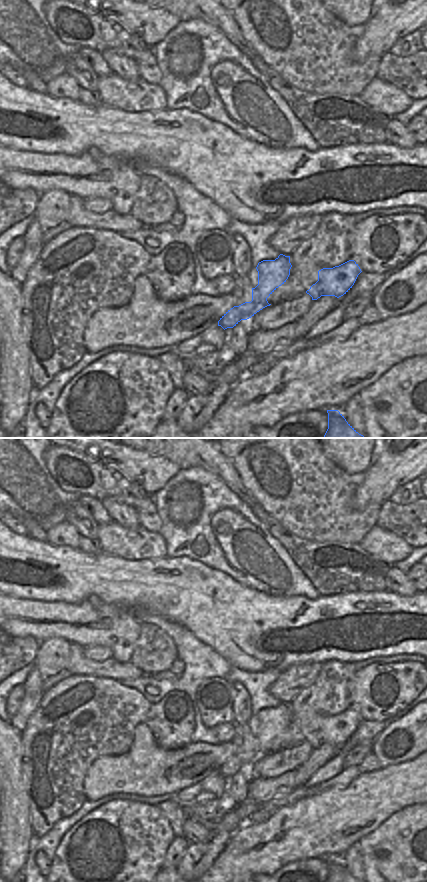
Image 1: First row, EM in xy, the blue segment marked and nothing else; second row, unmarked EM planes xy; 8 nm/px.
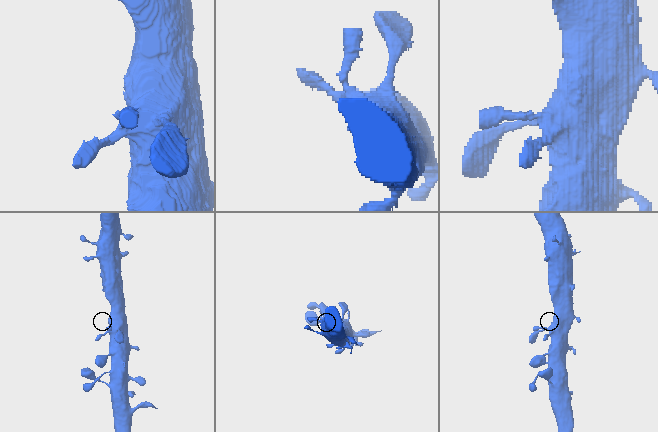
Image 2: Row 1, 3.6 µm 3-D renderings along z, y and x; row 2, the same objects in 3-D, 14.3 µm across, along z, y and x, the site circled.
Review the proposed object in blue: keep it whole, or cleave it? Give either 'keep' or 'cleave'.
keep

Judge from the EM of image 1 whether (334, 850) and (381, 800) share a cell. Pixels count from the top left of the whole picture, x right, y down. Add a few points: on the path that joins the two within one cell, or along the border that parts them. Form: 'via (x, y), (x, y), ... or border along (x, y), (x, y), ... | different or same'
via (343, 837), (368, 812) | same

